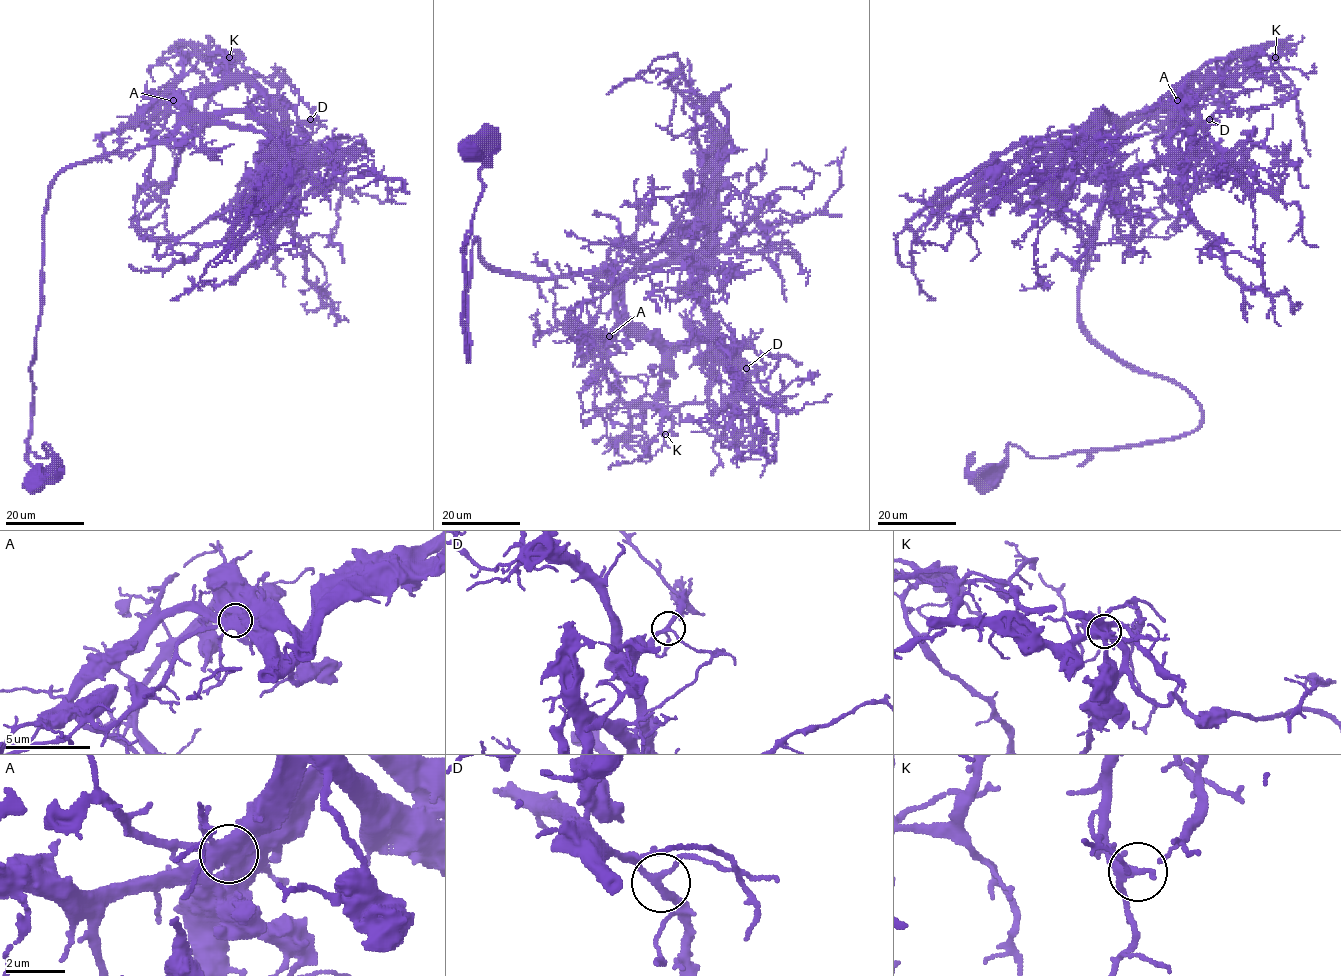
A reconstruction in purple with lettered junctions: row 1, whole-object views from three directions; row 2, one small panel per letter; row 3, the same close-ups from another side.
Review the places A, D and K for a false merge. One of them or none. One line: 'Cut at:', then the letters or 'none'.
Cut at: A

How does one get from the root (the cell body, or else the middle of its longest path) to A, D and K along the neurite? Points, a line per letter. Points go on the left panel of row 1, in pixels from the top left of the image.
A: (36, 480), (53, 463), (27, 446), (49, 186), (164, 141), (173, 100)
D: (36, 480), (53, 463), (27, 446), (51, 181), (164, 141), (233, 80), (310, 119)
K: (36, 480), (53, 463), (47, 445), (45, 457), (27, 446), (51, 181), (164, 141), (229, 57)

